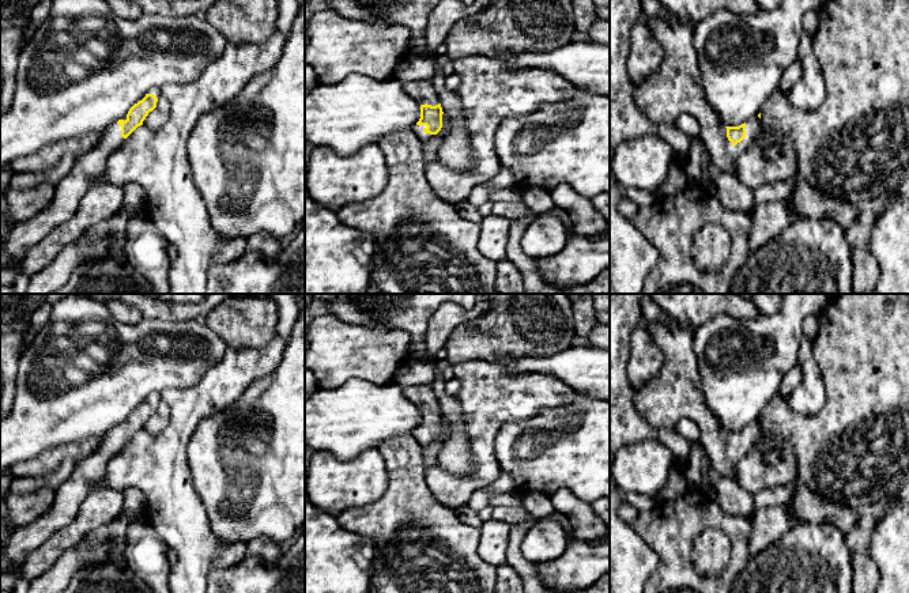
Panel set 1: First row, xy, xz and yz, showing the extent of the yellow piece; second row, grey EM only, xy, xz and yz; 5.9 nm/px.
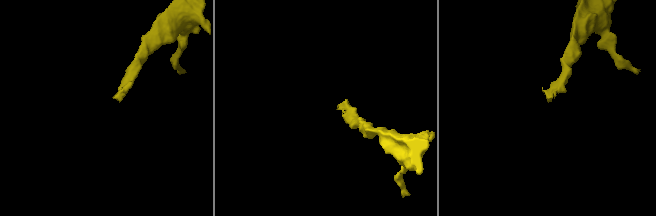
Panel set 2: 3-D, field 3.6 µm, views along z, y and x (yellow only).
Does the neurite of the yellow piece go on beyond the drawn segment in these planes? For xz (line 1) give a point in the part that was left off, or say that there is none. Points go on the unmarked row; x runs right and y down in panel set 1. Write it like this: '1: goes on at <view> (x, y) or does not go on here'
1: goes on at xz (422, 396)

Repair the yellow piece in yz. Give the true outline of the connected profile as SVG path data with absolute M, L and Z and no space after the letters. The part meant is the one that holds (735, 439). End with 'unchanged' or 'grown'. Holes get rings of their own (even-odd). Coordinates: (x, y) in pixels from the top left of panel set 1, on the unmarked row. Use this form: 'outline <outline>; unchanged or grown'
outline M650 322L644 326L659 345L663 363L656 378L638 390L637 411L655 430L671 430L682 418L694 420L701 430L710 467L735 480L736 464L759 439L761 423L755 420L739 431L725 431L712 415L699 388L691 325L680 322L672 329Z; grown

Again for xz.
outline M430 385L403 388L403 396L420 409L420 423L412 431L415 439L425 447L442 433L442 412Z; grown

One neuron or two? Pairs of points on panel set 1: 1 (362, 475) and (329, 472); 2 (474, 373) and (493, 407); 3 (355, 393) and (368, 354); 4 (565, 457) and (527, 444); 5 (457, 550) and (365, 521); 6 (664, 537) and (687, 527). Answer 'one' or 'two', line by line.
1: one
2: one
3: two
4: one
5: one
6: one

